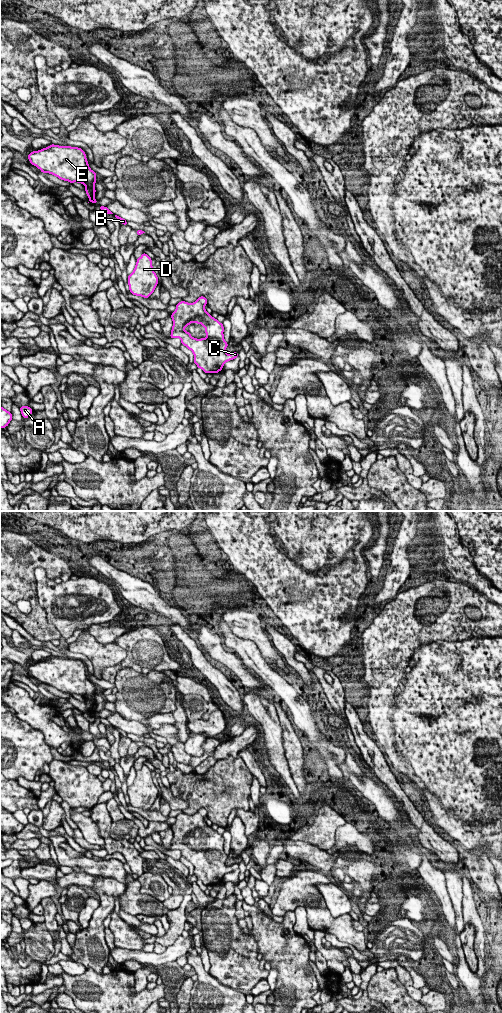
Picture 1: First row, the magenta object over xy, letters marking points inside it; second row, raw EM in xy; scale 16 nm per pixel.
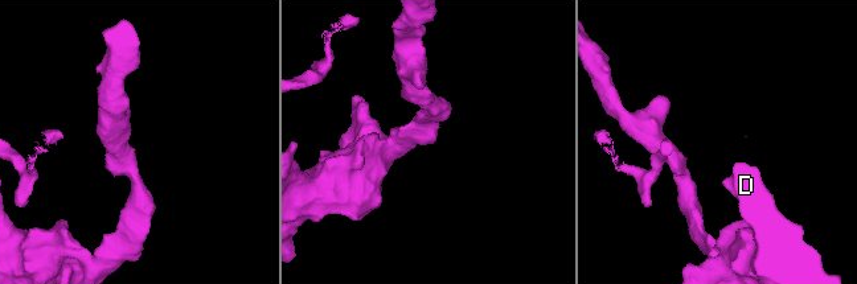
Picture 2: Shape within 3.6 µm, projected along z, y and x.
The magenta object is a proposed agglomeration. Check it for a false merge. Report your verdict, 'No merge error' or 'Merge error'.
Merge error

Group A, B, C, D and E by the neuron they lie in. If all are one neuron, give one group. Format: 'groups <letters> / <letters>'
groups A C D E / B

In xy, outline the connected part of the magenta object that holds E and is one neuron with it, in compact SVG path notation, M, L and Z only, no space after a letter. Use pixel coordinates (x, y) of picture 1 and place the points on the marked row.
M50 145L39 151L31 152L27 157L42 173L50 173L59 179L81 183L89 197L89 202L96 200L96 173L88 165L85 152L78 147Z

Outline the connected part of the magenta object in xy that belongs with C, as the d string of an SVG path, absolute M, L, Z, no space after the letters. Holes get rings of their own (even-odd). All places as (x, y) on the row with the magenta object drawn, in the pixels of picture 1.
M199 297L194 303L181 301L172 313L173 327L170 338L180 338L181 343L194 354L194 363L205 373L218 373L225 362L238 357L237 352L225 352L228 343L224 340L224 327L205 310L207 299ZM191 323L201 324L206 328L206 338L191 337L191 332L184 330Z

